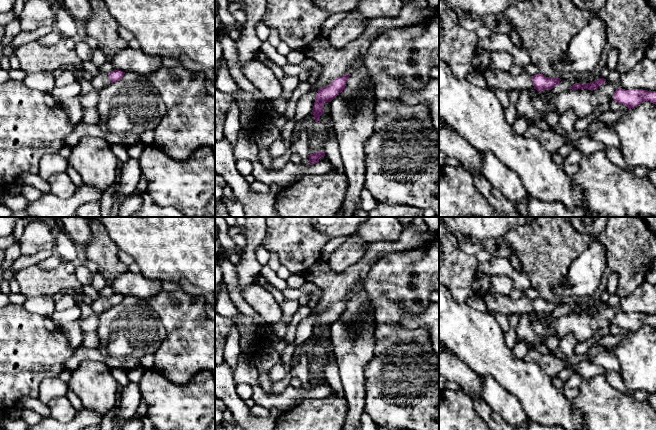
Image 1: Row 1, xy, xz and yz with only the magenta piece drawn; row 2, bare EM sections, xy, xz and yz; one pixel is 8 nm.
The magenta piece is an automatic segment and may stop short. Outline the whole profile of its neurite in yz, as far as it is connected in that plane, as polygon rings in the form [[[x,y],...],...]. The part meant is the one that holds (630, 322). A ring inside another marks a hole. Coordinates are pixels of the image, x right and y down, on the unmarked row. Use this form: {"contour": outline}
{"contour": [[[618,312],[613,318],[613,324],[627,330],[628,333],[634,332],[644,325],[650,325],[656,329],[656,315]]]}

